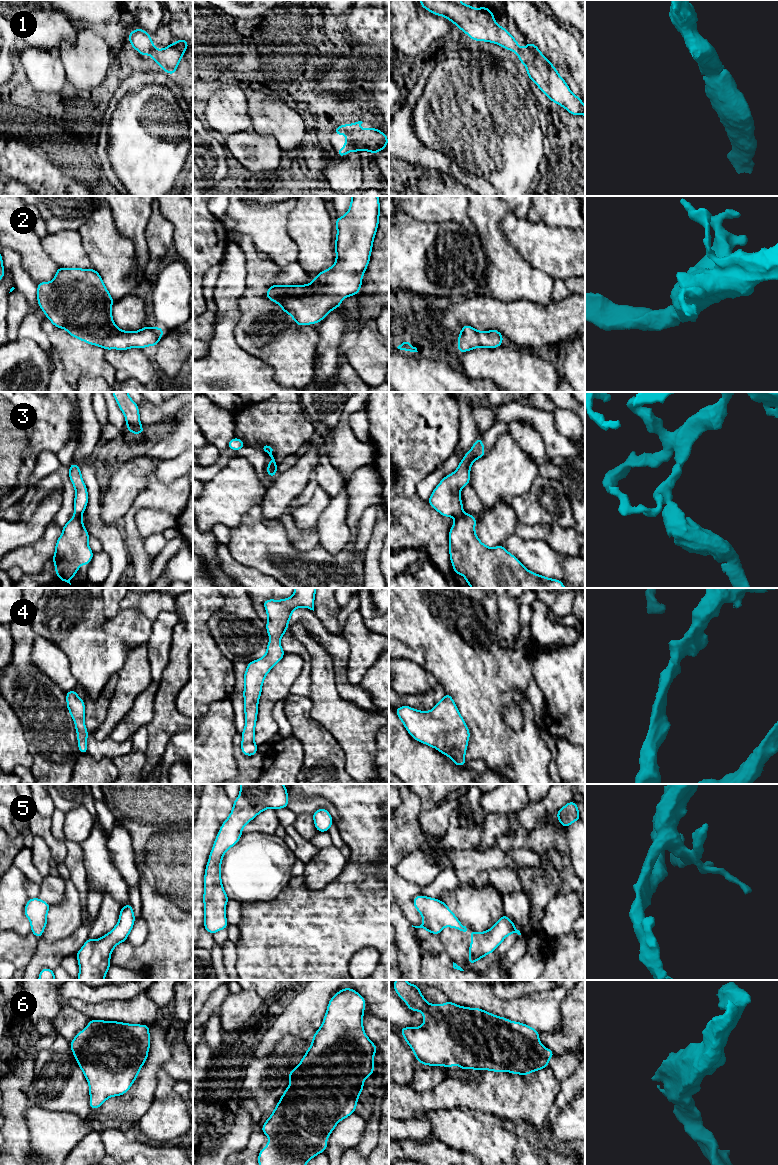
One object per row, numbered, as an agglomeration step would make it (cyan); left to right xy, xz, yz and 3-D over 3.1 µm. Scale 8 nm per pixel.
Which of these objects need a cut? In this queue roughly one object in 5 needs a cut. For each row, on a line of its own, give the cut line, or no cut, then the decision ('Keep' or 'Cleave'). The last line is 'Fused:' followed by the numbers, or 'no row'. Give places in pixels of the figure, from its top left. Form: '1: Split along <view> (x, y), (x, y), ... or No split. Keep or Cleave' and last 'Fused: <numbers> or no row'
1: No split. Keep
2: No split. Keep
3: Split along xy (74, 515), (80, 516). Cleave
4: No split. Keep
5: No split. Keep
6: No split. Keep
Fused: 3

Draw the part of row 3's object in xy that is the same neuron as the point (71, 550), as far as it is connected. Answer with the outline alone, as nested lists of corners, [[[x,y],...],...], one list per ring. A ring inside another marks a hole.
[[[73,516],[63,527],[52,558],[57,577],[71,585],[70,579],[78,573],[78,567],[90,564],[94,552],[88,546],[89,533],[81,516]]]

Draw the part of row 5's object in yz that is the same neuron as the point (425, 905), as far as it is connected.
[[[418,895],[413,899],[414,907],[422,915],[423,923],[420,926],[413,926],[415,928],[424,928],[426,931],[439,935],[444,927],[452,927],[460,931],[466,932],[466,926],[462,925],[457,919],[455,914],[449,909],[449,907],[439,899],[434,899],[432,897],[426,897],[424,895]]]

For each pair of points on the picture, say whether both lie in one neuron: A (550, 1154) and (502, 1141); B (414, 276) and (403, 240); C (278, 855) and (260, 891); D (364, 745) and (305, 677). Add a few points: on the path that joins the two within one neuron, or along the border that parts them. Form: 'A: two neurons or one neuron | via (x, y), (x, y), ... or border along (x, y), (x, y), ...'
A: two neurons | border along (536, 1143), (541, 1154)
B: one neuron | via (414, 267), (414, 256), (410, 249)
C: one neuron | via (268, 862), (260, 870), (260, 881)
D: two neurons | border along (310, 659), (310, 692), (307, 695)

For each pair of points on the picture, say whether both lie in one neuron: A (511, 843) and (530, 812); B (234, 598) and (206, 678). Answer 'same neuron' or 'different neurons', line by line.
A: different neurons
B: different neurons

